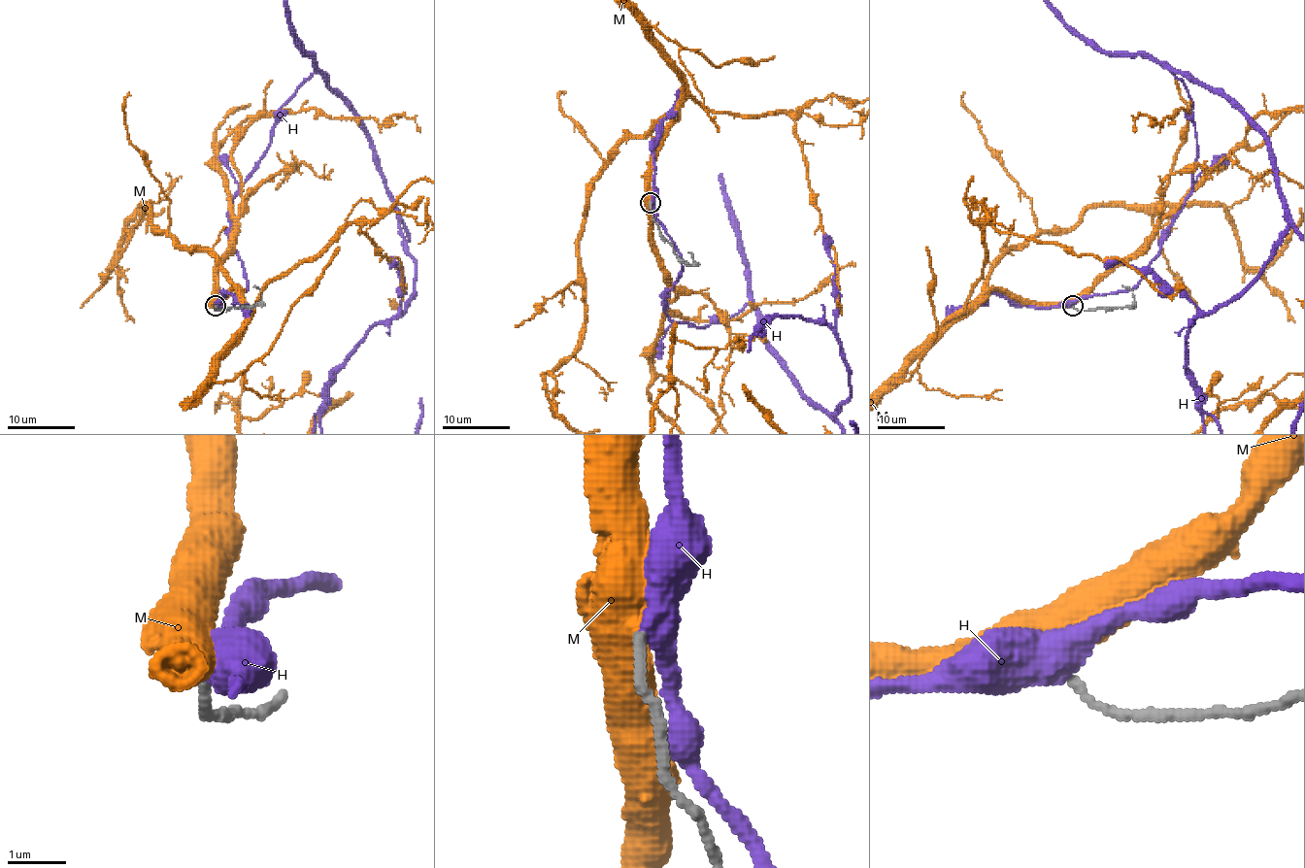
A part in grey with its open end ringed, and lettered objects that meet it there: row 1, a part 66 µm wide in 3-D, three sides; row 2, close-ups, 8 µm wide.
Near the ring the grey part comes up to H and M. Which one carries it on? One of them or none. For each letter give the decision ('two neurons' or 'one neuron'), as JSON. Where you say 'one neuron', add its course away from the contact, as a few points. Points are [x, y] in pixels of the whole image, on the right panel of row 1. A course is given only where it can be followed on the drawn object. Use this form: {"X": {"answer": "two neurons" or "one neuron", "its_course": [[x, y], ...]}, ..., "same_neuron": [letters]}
{"H": {"answer": "two neurons"}, "M": {"answer": "one neuron"}, "same_neuron": ["M"]}

